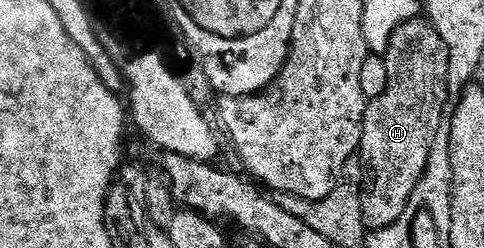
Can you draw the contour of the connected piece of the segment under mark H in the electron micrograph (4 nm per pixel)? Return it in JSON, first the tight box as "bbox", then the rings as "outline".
{"bbox":[360,18,448,230],"outline":[[[415,18],[398,25],[392,34],[388,50],[384,53],[387,64],[388,84],[384,94],[371,99],[366,105],[366,117],[362,123],[362,146],[360,160],[366,167],[362,176],[360,191],[362,194],[362,213],[367,229],[377,230],[392,226],[407,215],[406,208],[411,207],[410,199],[428,166],[428,158],[432,150],[432,142],[436,142],[438,133],[444,128],[444,113],[448,89],[448,50],[444,46],[444,38],[436,34],[433,23],[429,19]]]}

